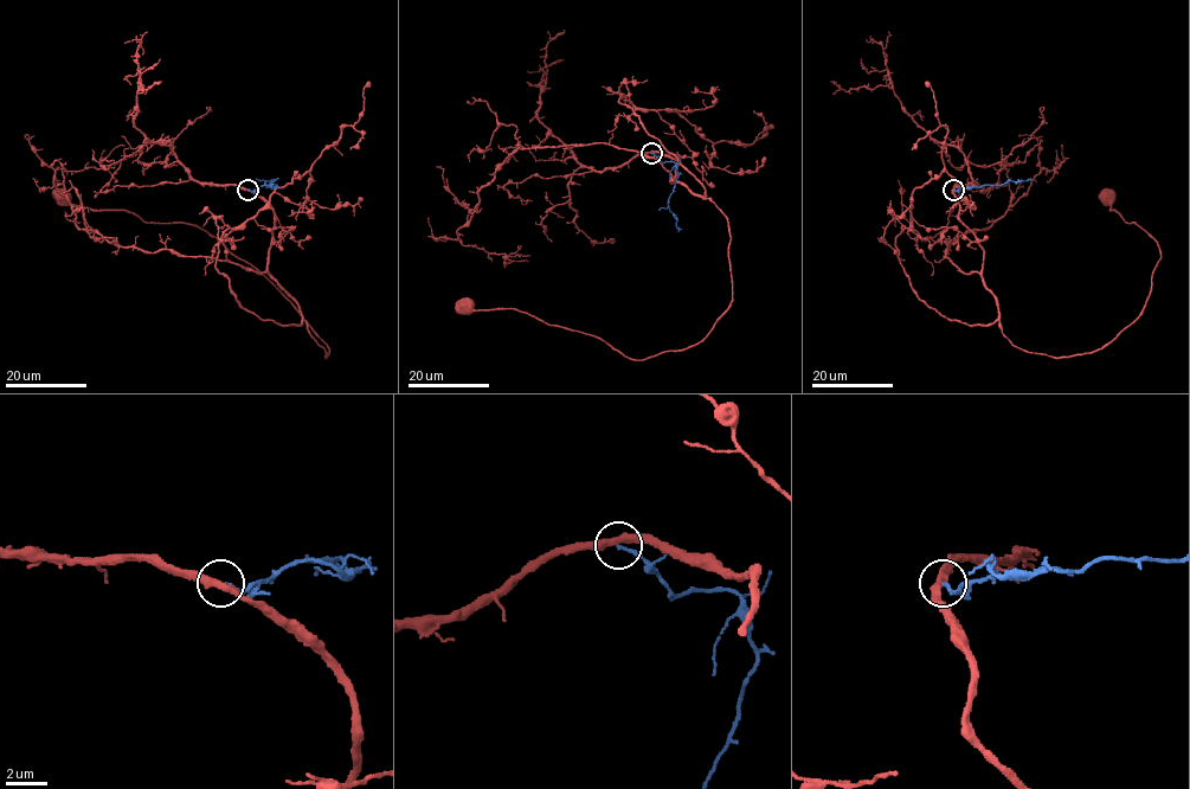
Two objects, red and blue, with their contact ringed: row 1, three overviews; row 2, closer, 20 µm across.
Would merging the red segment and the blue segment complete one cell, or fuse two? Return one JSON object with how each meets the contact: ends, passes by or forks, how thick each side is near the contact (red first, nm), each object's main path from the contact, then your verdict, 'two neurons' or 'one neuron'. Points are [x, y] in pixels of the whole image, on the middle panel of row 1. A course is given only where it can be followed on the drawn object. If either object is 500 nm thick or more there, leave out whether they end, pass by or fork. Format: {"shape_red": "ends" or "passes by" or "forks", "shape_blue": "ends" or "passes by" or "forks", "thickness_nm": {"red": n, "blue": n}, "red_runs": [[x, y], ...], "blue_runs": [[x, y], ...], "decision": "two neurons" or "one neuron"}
{"shape_red": "passes by", "shape_blue": "ends", "thickness_nm": {"red": 380, "blue": 160}, "red_runs": [[650, 153], [677, 158], [671, 183], [728, 223], [732, 301], [699, 342], [630, 359], [527, 313], [465, 305]], "blue_runs": [[650, 153], [662, 162], [675, 164], [679, 178], [668, 207], [676, 226], [681, 229]], "decision": "two neurons"}

